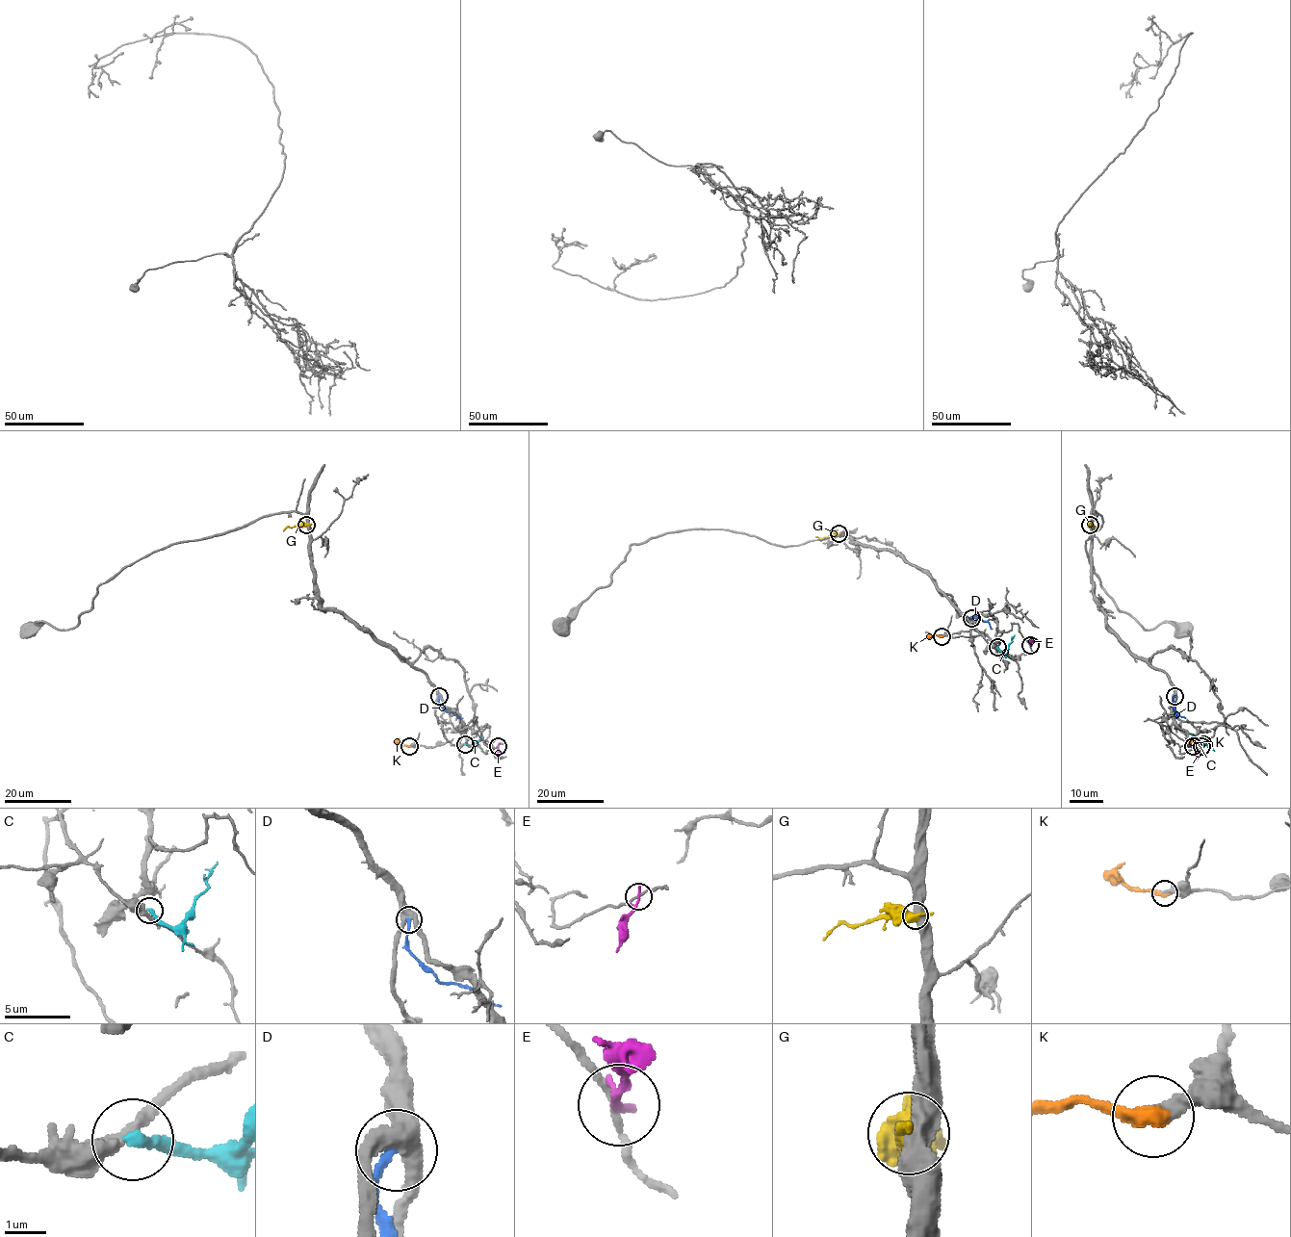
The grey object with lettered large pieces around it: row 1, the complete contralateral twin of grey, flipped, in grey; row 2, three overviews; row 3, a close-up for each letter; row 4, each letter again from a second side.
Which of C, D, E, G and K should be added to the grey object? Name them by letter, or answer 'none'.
K

